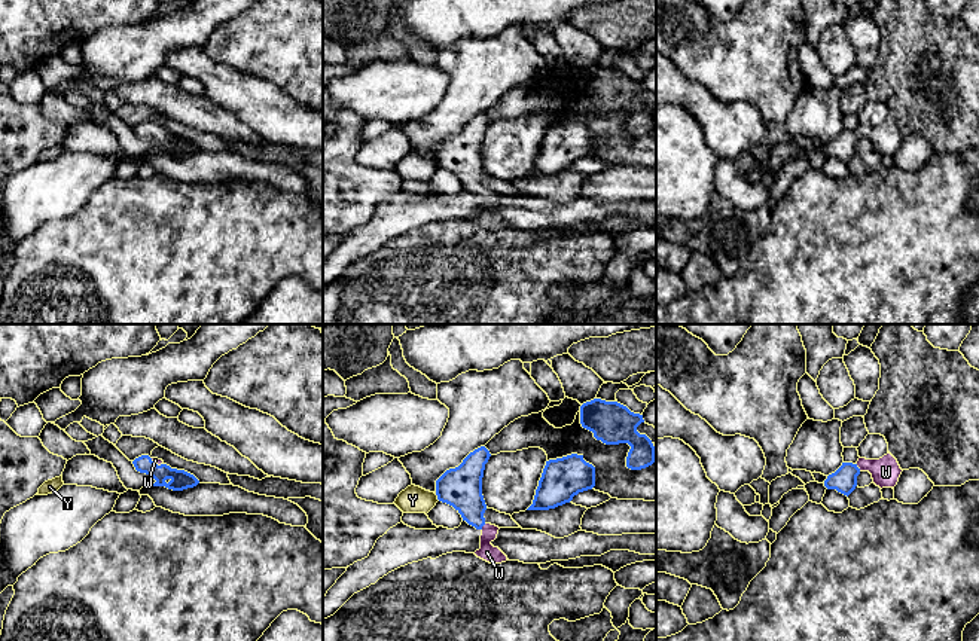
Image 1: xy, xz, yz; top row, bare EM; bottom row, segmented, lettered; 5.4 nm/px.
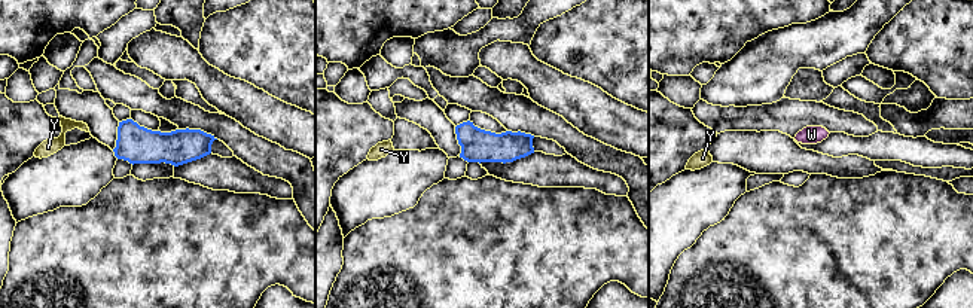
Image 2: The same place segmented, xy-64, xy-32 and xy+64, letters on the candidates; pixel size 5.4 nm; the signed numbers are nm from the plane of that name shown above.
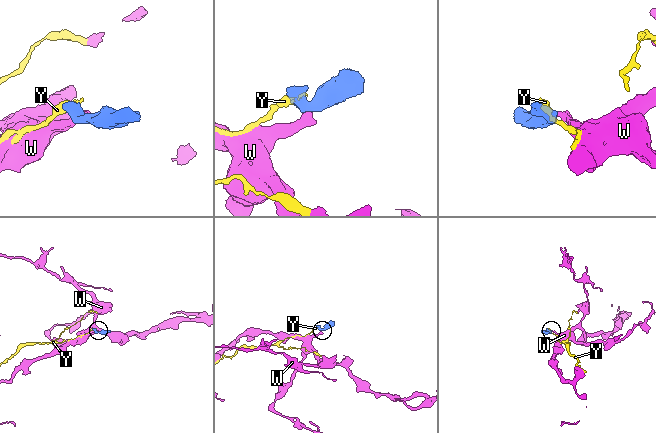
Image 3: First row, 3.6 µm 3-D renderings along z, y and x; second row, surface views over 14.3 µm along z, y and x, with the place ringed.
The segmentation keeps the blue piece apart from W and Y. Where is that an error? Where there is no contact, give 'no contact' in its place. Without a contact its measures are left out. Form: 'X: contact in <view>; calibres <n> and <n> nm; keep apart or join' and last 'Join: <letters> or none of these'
W: contact in yz; calibres 140 and 160 nm; join
Y: contact in xz; calibres 220 and 140 nm; keep apart
Join: W

